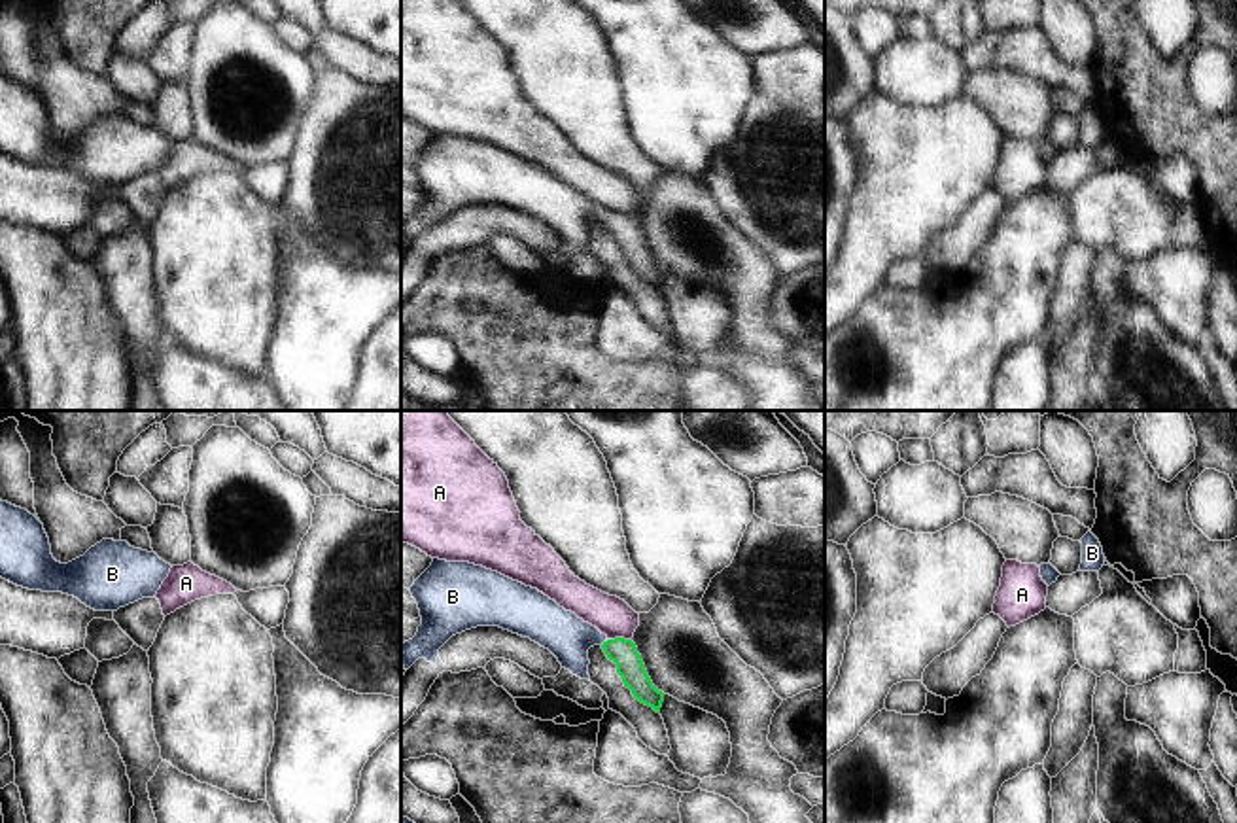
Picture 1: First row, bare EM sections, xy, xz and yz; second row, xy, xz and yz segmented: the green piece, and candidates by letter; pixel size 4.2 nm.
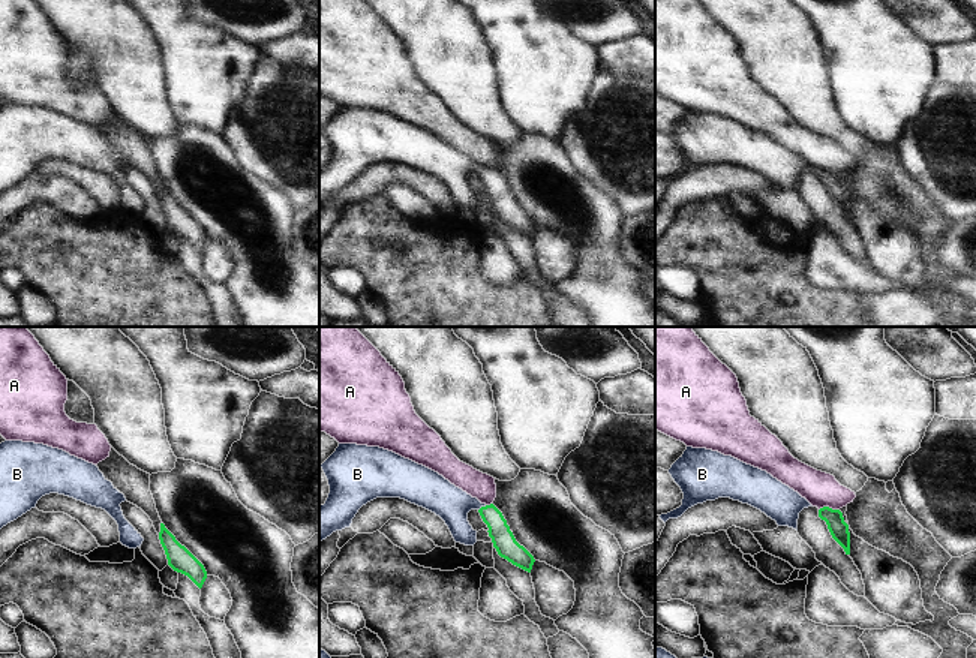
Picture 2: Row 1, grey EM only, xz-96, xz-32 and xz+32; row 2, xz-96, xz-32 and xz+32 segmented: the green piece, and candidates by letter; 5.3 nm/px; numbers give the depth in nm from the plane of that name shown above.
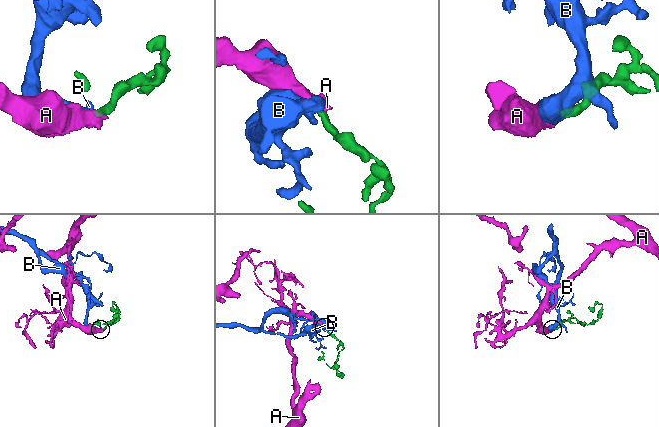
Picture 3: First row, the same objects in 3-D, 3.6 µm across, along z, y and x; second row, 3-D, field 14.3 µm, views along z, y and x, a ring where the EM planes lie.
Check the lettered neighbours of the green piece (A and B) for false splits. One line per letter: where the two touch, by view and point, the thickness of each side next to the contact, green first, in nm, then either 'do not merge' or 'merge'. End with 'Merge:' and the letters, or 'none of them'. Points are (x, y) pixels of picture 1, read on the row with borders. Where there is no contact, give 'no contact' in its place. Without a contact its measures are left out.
A: xz (619, 638) | 120/160 nm | do not merge
B: xz (604, 644) | 120/190 nm | merge
Merge: B

